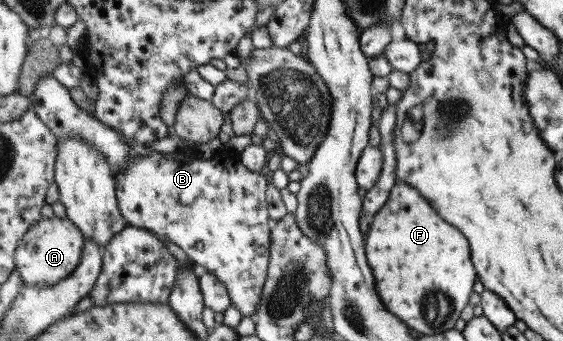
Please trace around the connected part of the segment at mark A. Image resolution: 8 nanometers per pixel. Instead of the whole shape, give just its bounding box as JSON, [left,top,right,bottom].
[16,218,85,286]

